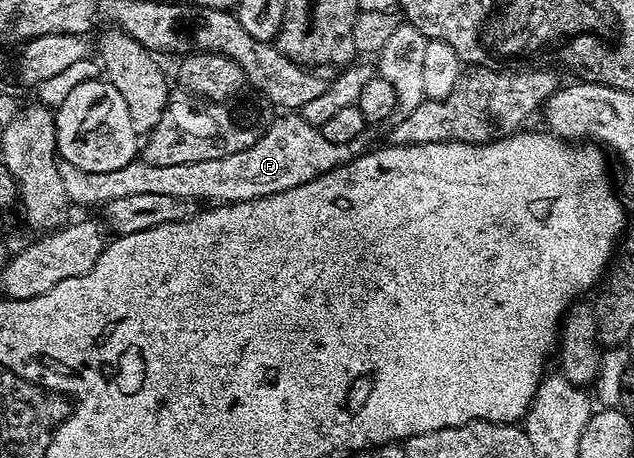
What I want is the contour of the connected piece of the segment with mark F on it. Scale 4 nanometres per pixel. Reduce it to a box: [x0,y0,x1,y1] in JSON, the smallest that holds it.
[60,112,374,208]

